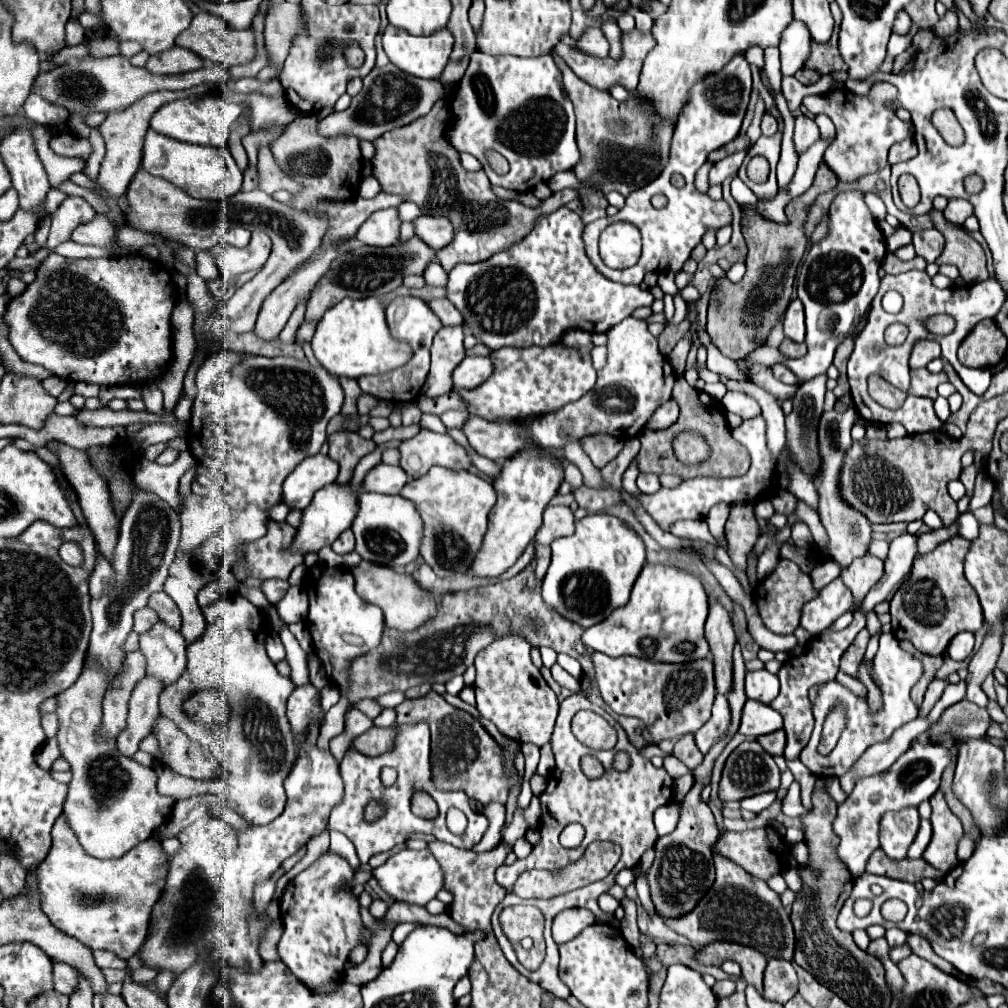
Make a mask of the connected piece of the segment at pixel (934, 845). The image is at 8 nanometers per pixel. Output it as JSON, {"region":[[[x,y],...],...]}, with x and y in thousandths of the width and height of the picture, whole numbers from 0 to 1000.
{"region":[[[931,784],[923,792],[923,798],[925,798],[923,815],[925,815],[927,827],[925,827],[925,833],[923,833],[921,841],[917,843],[915,851],[923,859],[927,859],[929,863],[935,863],[938,867],[950,857],[948,839],[950,839],[950,833],[954,831],[956,823],[954,823],[952,812],[942,806],[935,784]]]}

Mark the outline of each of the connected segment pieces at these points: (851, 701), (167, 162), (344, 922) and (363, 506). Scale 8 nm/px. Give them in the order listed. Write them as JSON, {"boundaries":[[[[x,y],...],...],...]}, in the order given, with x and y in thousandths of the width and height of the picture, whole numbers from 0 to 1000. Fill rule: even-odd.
{"boundaries":[[[[875,629],[873,631],[873,643],[871,649],[867,651],[867,673],[871,677],[873,688],[875,688],[875,702],[871,702],[869,706],[863,706],[863,698],[859,690],[847,690],[847,687],[843,687],[841,683],[837,683],[835,679],[821,677],[813,683],[812,692],[806,696],[806,706],[808,706],[808,726],[804,736],[800,738],[800,742],[794,746],[794,756],[810,770],[813,772],[825,772],[825,770],[837,770],[839,766],[845,764],[845,760],[849,758],[849,750],[853,750],[861,740],[869,738],[869,736],[879,736],[885,730],[885,720],[897,720],[899,716],[911,712],[911,702],[903,692],[903,685],[905,681],[911,677],[911,673],[915,671],[915,659],[901,647],[897,647],[891,641],[891,635],[887,633],[887,629]],[[829,694],[835,694],[841,700],[841,722],[835,726],[829,742],[821,748],[815,750],[812,746],[812,738],[813,738],[813,728],[815,728],[815,718],[819,708],[823,706],[823,702],[829,698]]],[[[147,127],[143,137],[141,167],[151,175],[159,175],[171,181],[185,192],[190,192],[198,198],[222,198],[226,194],[232,194],[240,185],[240,173],[226,147],[183,143],[167,135],[159,135],[157,131],[151,131],[151,127]]],[[[323,843],[310,859],[306,859],[296,869],[292,869],[286,875],[282,887],[278,889],[278,911],[280,911],[282,925],[276,935],[276,946],[280,954],[288,960],[288,964],[306,980],[312,980],[329,972],[339,972],[345,944],[357,935],[357,925],[361,923],[361,917],[355,907],[355,893],[347,887],[349,869],[351,869],[351,863],[345,857],[345,853],[339,851],[337,847],[331,847],[329,843]]],[[[357,488],[355,510],[351,514],[349,528],[353,532],[353,548],[365,558],[393,563],[393,562],[403,562],[415,554],[419,518],[411,500],[399,492]]]]}

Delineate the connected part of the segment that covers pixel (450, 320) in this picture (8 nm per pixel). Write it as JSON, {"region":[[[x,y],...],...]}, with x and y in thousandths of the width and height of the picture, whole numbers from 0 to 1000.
{"region":[[[429,296],[425,300],[425,304],[437,315],[437,319],[440,323],[444,323],[444,321],[460,321],[456,310],[450,306],[450,302],[444,300],[444,296]]]}

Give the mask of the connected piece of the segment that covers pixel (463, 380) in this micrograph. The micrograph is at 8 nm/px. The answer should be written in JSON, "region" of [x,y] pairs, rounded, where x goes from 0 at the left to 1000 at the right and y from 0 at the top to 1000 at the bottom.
{"region":[[[464,353],[448,369],[448,379],[450,379],[450,385],[468,387],[468,385],[474,385],[486,371],[488,371],[486,355]]]}

